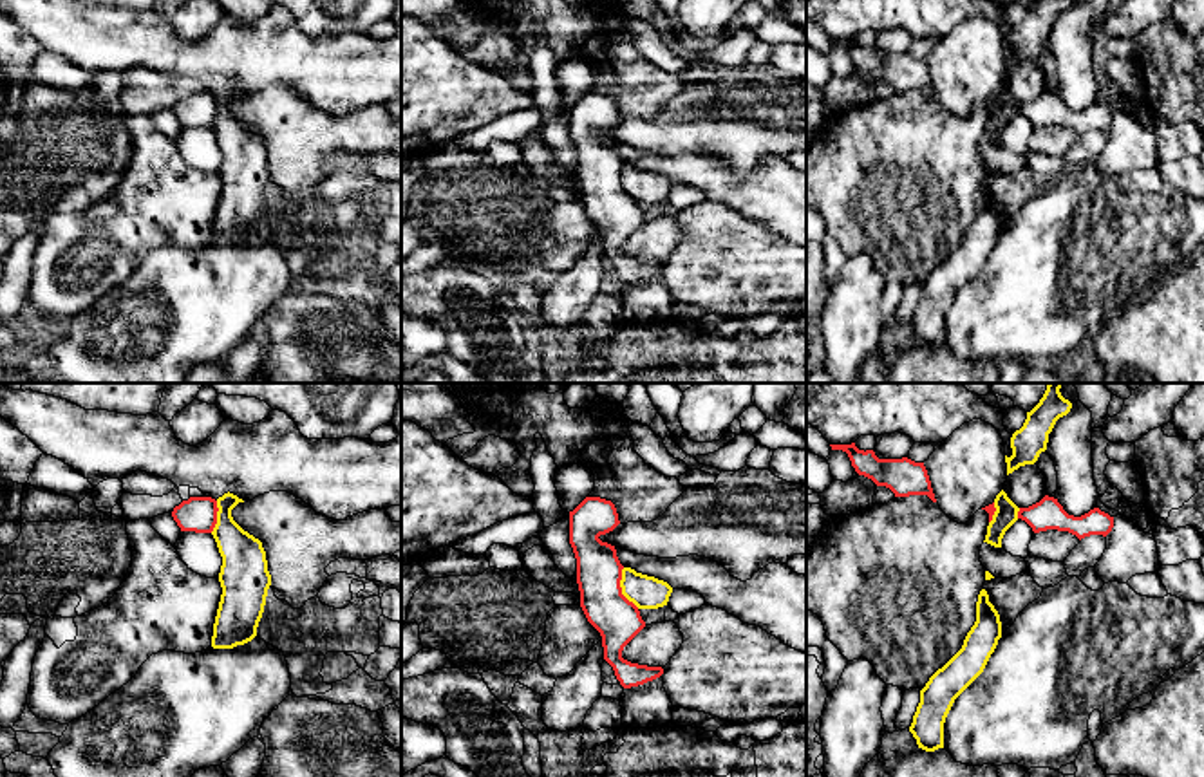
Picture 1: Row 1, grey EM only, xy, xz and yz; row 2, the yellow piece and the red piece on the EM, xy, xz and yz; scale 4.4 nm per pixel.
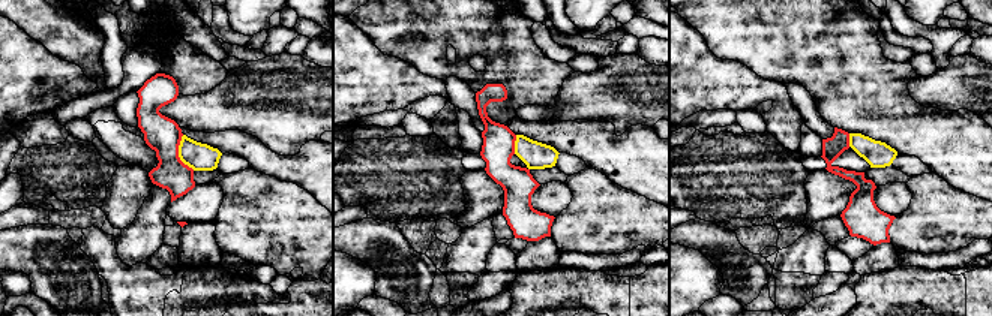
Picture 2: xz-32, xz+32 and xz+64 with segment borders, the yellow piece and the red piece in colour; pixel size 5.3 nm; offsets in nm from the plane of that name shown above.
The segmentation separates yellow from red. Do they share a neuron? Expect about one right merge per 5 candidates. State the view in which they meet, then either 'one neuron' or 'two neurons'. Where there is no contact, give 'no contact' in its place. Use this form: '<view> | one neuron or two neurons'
xz | two neurons

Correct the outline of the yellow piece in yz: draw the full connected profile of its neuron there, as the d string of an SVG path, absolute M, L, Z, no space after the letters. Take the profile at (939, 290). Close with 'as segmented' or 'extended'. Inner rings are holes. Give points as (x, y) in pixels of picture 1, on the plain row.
M982 184L976 217L962 244L920 286L920 298L909 322L918 343L926 347L944 343L944 318L955 295L983 267L1000 233L1000 210L989 197L987 186Z | as segmented

